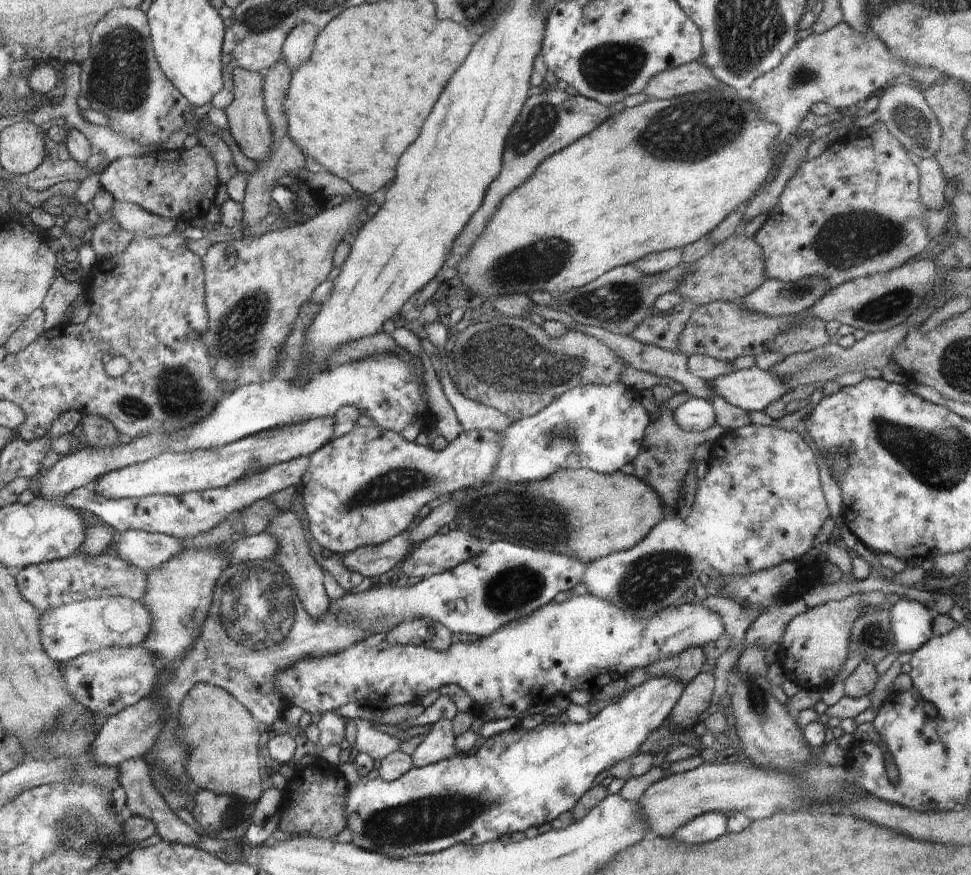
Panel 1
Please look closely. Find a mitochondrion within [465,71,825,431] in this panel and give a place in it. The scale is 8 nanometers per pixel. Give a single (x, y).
(692, 129)

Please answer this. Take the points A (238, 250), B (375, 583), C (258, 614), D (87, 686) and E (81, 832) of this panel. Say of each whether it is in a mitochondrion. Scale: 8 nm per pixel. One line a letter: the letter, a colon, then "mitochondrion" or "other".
A: other
B: other
C: mitochondrion
D: other
E: mitochondrion

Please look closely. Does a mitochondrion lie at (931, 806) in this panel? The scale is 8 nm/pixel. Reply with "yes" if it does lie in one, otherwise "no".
no

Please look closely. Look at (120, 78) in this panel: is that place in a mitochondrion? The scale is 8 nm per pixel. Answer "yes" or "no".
yes

